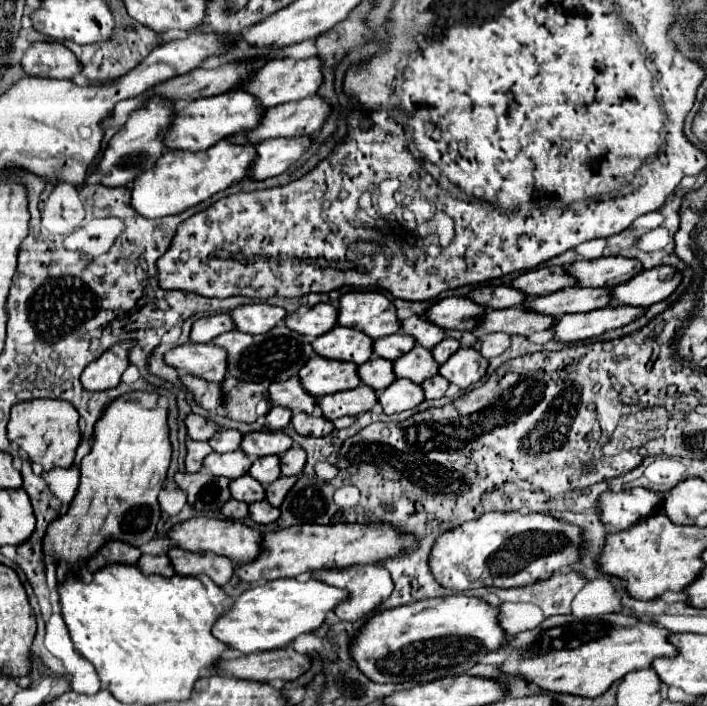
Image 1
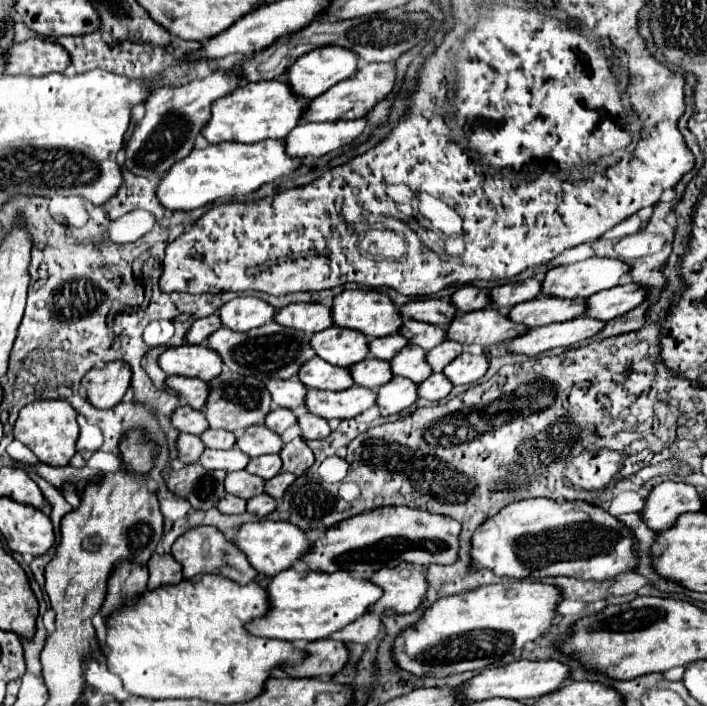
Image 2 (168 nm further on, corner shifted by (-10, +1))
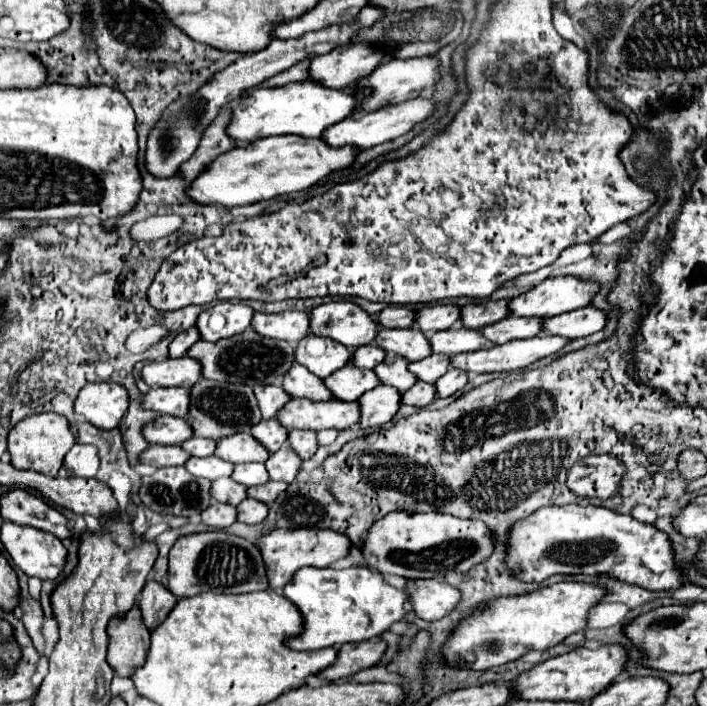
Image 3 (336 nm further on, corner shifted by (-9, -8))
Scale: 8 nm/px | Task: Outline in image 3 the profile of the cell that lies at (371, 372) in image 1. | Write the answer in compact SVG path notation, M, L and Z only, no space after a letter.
M347 364L343 370L335 370L331 376L327 376L323 384L333 394L333 398L343 402L353 402L367 390L375 388L379 382L373 370L361 370Z

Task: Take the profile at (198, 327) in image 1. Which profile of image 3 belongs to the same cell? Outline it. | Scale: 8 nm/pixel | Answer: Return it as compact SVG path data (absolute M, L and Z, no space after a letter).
M195 328L183 330L179 332L173 342L169 344L169 358L177 358L177 356L185 356L185 352L199 340L199 334Z

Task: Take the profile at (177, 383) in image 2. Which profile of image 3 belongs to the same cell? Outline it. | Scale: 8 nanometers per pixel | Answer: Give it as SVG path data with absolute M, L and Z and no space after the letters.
M151 388L143 400L141 408L153 410L159 414L169 414L169 416L179 416L185 418L185 414L179 412L189 412L189 390L187 388Z

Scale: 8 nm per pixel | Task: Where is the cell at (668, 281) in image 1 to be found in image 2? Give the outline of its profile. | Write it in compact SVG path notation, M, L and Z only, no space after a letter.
M626 283L614 289L606 289L588 299L586 315L600 321L610 321L636 309L648 297L648 293L650 287L642 287L638 283Z

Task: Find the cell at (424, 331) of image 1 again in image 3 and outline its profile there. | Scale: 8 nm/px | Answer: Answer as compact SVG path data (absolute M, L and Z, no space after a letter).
M379 328L373 344L383 348L387 354L403 356L409 362L417 362L431 354L425 334L421 334L421 330L413 330L413 328L401 328L401 330L399 328L393 328L393 330Z

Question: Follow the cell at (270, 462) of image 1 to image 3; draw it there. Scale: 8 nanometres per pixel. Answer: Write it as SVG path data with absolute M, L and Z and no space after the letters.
M237 464L231 478L243 486L259 486L269 480L263 464Z

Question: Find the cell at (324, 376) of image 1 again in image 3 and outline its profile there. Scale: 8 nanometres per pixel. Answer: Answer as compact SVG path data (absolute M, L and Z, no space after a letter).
M293 364L291 370L283 376L283 390L291 398L307 398L307 400L329 400L331 394L321 386L321 378L309 374L301 364Z

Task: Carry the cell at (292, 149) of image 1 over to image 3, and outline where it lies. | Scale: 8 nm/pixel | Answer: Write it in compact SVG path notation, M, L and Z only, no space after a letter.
M413 98L413 100L407 100L407 102L401 102L401 104L389 104L389 106L383 106L379 110L373 110L373 112L367 112L363 116L353 116L353 118L345 118L345 122L339 122L337 126L331 126L329 130L323 132L321 138L325 138L331 146L343 146L343 144L355 144L357 148L365 150L365 148L371 148L371 146L377 146L381 142L389 142L397 136L403 136L407 132L411 132L419 122L427 120L433 112L435 112L437 104L431 100L431 98Z

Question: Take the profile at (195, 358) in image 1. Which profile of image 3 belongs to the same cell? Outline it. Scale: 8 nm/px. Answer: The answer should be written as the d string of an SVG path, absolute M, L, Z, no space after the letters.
M189 356L163 360L163 362L149 362L141 370L141 378L147 386L183 386L189 388L193 382L201 378L201 364Z

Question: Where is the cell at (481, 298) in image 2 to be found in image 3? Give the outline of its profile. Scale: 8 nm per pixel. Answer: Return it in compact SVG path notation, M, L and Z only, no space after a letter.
M425 306L415 314L415 326L421 332L437 332L449 330L457 322L459 308L457 306Z

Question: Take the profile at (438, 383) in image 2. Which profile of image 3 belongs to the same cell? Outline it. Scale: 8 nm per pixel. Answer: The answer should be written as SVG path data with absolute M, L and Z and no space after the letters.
M415 382L403 396L401 402L415 406L415 408L425 408L435 400L435 386L427 382Z

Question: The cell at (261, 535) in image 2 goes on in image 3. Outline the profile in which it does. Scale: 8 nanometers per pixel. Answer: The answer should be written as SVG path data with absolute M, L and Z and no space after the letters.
M277 528L271 534L265 534L265 538L259 538L255 544L259 546L265 558L271 588L283 588L293 578L293 574L303 566L323 568L337 560L347 558L351 550L351 540L345 534L335 532L331 528L297 528L297 530Z

